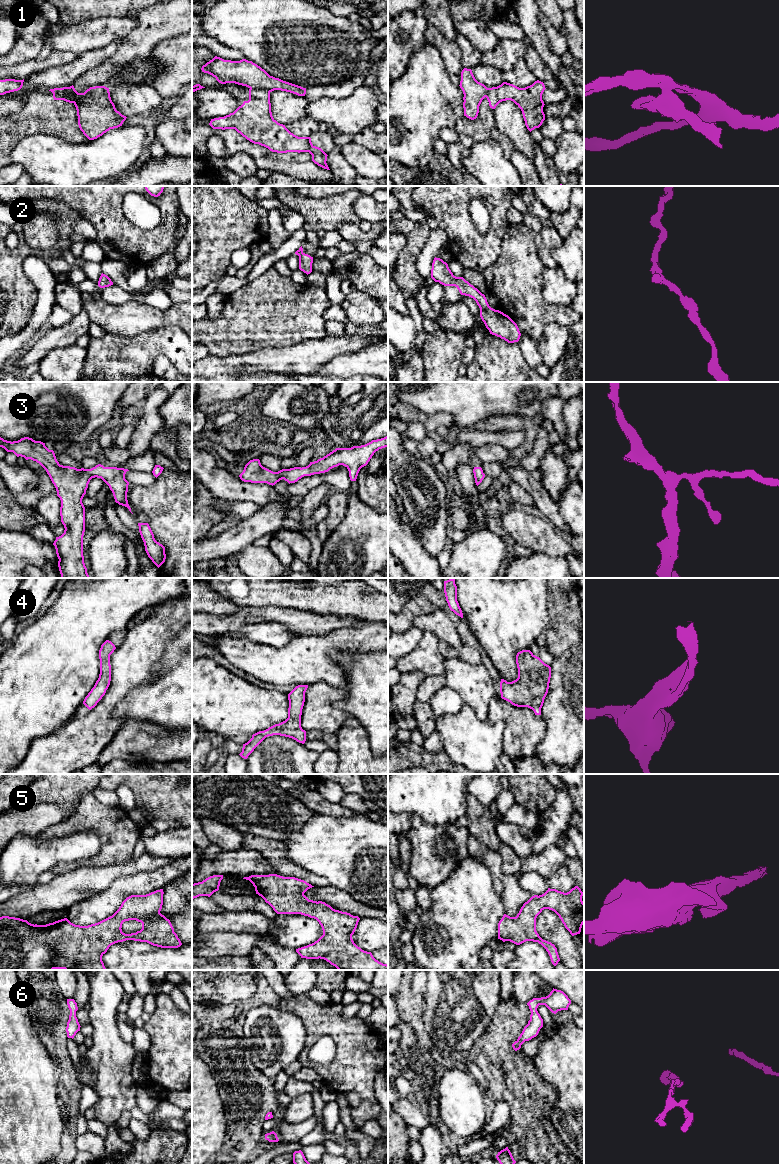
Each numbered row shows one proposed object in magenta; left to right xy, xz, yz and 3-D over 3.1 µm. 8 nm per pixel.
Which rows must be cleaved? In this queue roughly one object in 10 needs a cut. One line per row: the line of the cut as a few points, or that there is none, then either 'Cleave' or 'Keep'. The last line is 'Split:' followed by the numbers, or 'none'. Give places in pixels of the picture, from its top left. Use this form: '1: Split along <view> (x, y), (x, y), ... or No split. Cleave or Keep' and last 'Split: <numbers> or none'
1: Split along xy (53, 92), (67, 92), (74, 101). Cleave
2: No split. Keep
3: No split. Keep
4: No split. Keep
5: No split. Keep
6: No split. Keep
Split: 1

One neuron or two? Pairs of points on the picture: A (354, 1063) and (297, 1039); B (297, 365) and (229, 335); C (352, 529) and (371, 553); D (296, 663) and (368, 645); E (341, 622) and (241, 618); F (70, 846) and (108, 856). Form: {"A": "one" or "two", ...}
{"A": "two", "B": "two", "C": "one", "D": "one", "E": "one", "F": "two"}

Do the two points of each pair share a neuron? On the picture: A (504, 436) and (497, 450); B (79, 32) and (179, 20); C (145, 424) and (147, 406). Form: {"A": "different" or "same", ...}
{"A": "different", "B": "different", "C": "same"}

